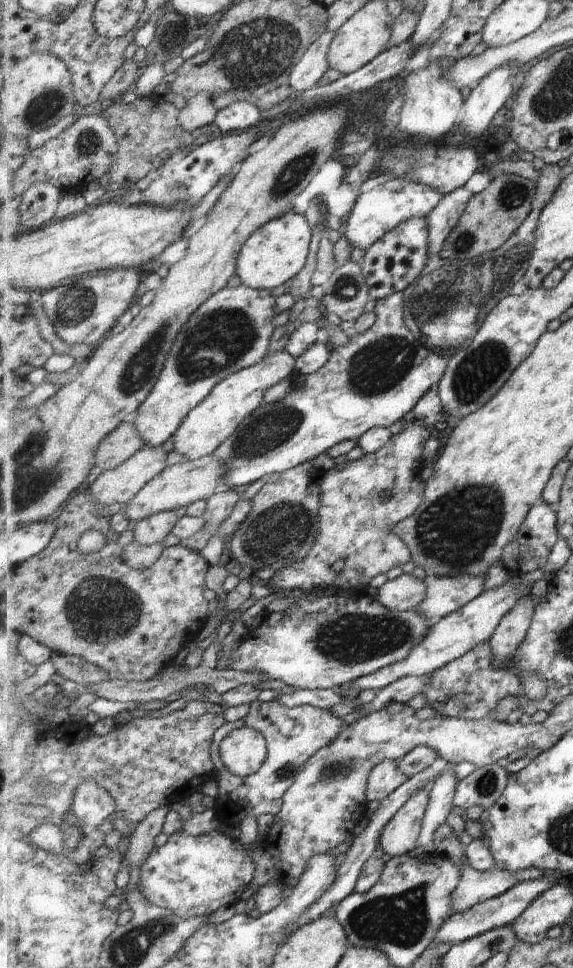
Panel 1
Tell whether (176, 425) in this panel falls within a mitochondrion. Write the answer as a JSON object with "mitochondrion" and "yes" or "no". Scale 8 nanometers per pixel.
{"mitochondrion":"no"}

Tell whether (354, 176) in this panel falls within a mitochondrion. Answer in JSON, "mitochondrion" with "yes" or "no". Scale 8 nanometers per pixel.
{"mitochondrion":"no"}

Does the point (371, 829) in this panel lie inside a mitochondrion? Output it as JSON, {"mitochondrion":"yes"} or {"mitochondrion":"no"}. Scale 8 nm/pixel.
{"mitochondrion":"no"}

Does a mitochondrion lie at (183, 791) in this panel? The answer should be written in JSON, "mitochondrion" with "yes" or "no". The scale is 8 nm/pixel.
{"mitochondrion":"no"}

